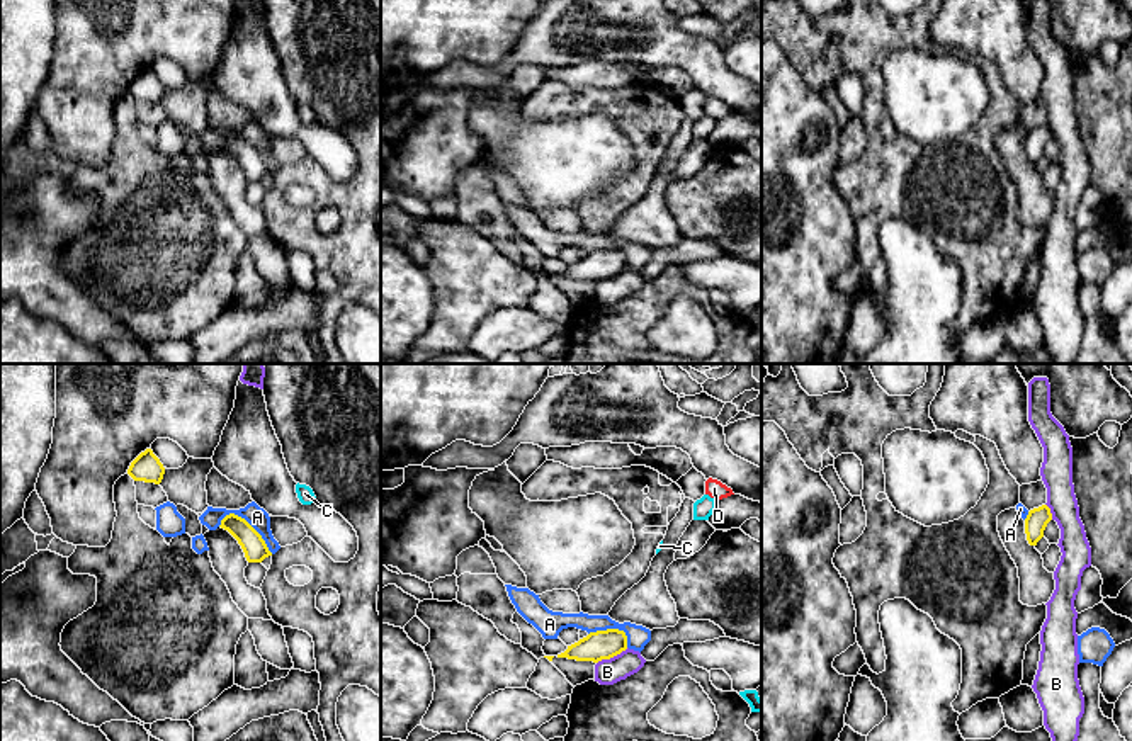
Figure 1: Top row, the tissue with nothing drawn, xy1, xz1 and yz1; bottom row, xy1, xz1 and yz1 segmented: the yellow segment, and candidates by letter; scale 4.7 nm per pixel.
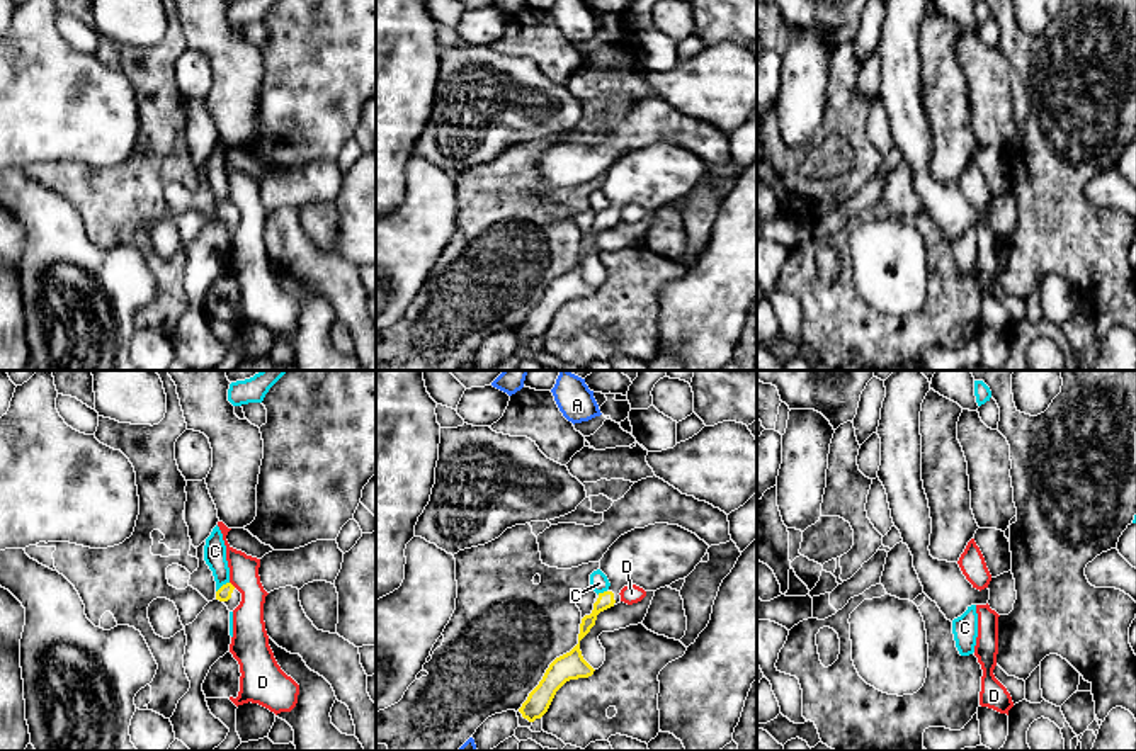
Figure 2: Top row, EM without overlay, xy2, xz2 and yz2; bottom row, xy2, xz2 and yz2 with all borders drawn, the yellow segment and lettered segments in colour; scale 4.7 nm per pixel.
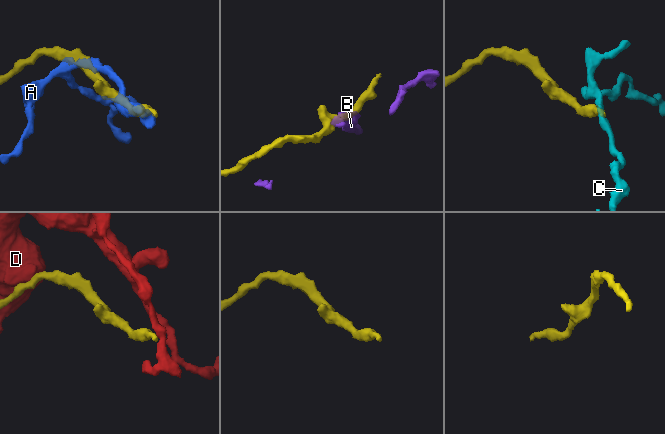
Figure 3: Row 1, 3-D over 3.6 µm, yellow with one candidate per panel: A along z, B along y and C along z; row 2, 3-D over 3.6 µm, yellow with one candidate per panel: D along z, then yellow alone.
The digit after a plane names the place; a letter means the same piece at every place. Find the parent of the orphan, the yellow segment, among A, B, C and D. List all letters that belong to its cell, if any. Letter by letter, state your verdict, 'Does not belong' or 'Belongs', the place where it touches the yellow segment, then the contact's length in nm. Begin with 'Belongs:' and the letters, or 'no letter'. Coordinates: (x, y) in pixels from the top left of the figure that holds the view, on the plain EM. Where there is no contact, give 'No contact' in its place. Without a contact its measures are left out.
Belongs: no letter
A: Does not belong. Touches yellow at xy1 (249, 143). Shared border 300 nm
B: Does not belong. Touches yellow at xz1 (612, 276). Shared border 170 nm
C: Does not belong. Touches yellow at xy2 (221, 206). Shared border 80 nm
D: Does not belong. Touches yellow at xy2 (232, 204). Shared border 40 nm

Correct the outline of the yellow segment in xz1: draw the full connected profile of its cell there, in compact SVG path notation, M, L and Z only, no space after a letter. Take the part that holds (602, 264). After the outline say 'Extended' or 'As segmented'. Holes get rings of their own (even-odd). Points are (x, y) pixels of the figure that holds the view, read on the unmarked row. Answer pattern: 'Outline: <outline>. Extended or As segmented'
Outline: M607 248L590 252L586 257L568 265L568 269L558 277L568 277L576 280L593 280L610 279L627 269L627 255L619 248Z. As segmented

